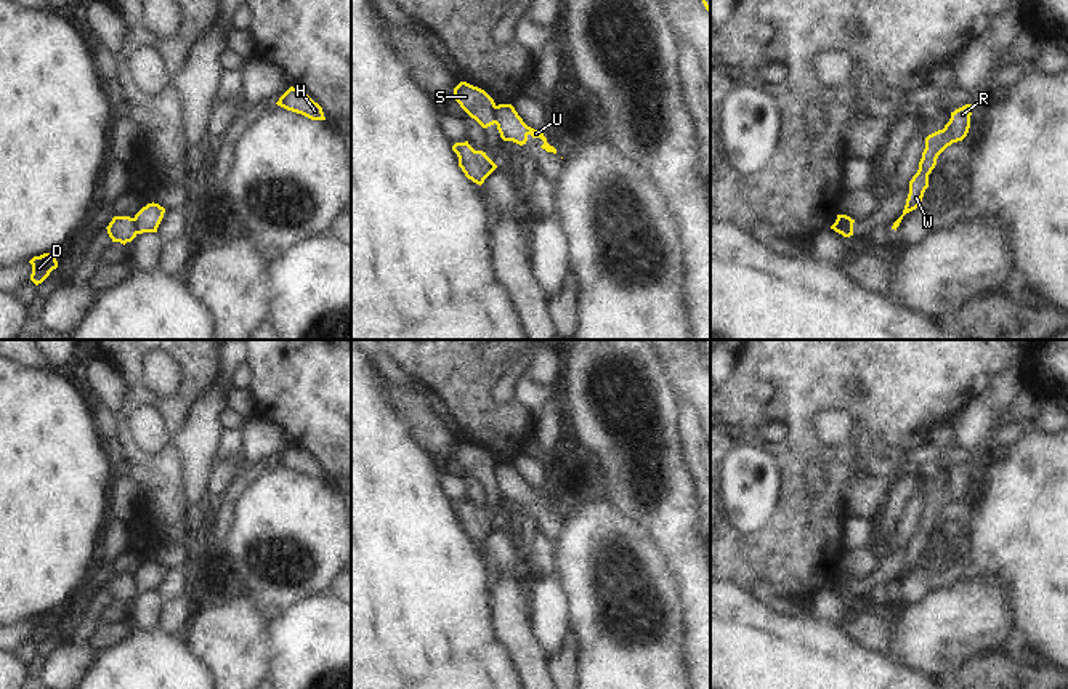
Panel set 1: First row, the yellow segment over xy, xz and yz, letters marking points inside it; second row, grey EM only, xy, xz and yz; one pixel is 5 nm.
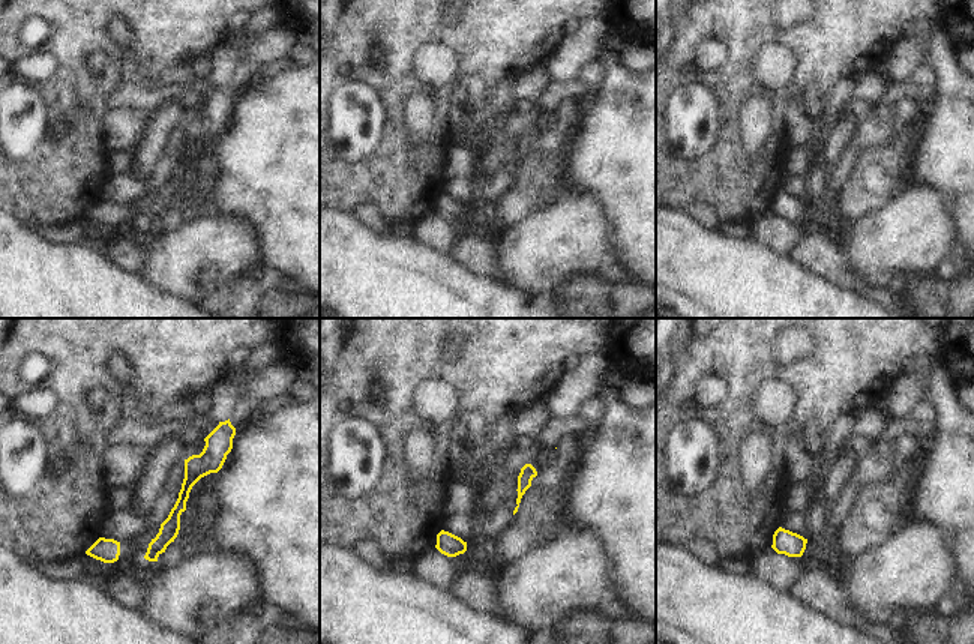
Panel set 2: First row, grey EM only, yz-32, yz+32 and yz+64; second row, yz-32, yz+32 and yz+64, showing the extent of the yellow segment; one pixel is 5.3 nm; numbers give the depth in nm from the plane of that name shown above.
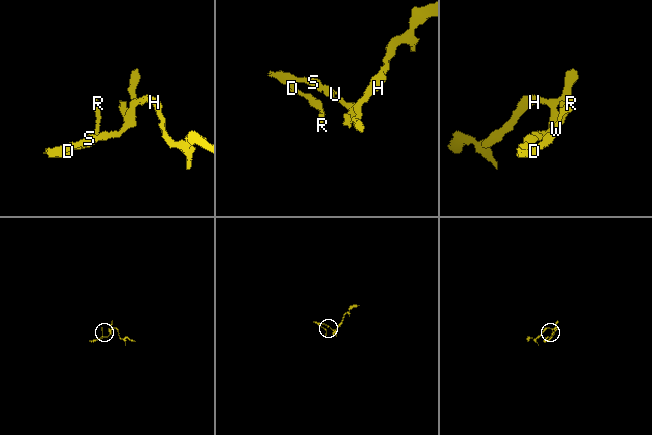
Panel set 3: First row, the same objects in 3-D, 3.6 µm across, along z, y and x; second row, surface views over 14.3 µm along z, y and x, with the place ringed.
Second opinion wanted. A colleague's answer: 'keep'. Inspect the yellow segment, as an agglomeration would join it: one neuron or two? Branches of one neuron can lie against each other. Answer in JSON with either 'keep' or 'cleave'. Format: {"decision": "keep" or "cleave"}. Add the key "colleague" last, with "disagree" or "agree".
{"decision": "cleave", "colleague": "disagree"}

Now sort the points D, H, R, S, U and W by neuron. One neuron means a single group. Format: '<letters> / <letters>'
D R S W / H U

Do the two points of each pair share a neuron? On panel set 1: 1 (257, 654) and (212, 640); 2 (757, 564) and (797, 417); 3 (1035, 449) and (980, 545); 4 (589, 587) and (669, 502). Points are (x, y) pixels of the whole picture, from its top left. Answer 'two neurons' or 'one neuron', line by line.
1: one neuron
2: one neuron
3: one neuron
4: two neurons

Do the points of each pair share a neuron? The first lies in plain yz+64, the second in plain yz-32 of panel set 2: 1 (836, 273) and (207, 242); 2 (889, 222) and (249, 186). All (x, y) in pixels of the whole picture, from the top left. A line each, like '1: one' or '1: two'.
1: two
2: two

